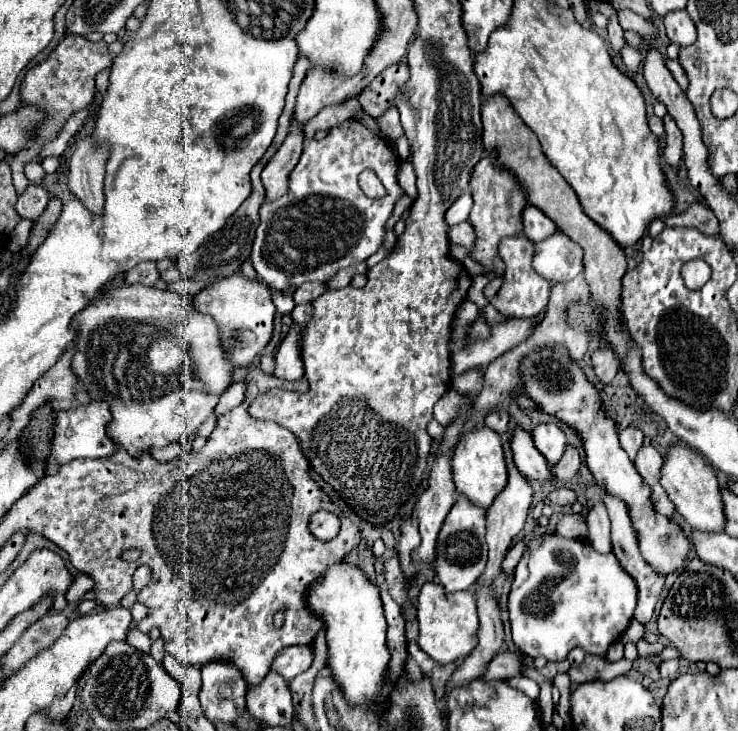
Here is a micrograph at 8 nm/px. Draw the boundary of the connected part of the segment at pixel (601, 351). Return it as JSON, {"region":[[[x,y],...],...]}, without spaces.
{"region":[[[598,347],[598,349],[592,351],[592,367],[594,367],[596,377],[604,385],[608,385],[614,379],[614,375],[618,373],[618,369],[620,369],[618,361],[614,359],[614,353],[610,349],[606,349],[606,347]]]}

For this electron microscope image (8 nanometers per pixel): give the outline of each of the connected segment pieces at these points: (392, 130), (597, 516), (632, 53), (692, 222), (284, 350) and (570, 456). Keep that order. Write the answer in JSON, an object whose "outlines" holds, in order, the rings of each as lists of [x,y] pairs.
{"outlines":[[[[390,107],[388,113],[384,113],[382,117],[376,119],[380,129],[382,129],[382,135],[386,135],[388,139],[398,139],[404,135],[404,129],[400,125],[400,113],[396,107]]],[[[598,503],[598,505],[594,505],[588,511],[586,525],[588,525],[586,541],[590,541],[590,545],[598,553],[610,553],[612,551],[612,543],[610,543],[610,519],[608,519],[604,503]]],[[[626,45],[626,47],[622,49],[622,61],[624,61],[624,65],[626,65],[628,73],[636,73],[636,71],[640,69],[642,55],[640,55],[640,51],[638,51],[638,49],[634,49],[634,47]]],[[[692,203],[686,207],[686,211],[678,215],[668,215],[664,219],[664,225],[668,227],[696,227],[698,231],[710,235],[718,233],[718,219],[714,217],[714,211],[704,203]]],[[[288,333],[286,339],[282,341],[280,349],[276,351],[276,369],[274,369],[274,375],[278,379],[300,381],[304,377],[304,369],[302,369],[302,359],[300,359],[296,337],[298,335]]],[[[568,445],[564,457],[554,465],[554,475],[560,481],[570,481],[576,475],[578,467],[580,467],[580,455],[578,455],[578,451],[572,445]]]]}

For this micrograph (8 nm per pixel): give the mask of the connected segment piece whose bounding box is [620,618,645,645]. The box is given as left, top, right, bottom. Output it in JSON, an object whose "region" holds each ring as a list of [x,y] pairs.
{"region":[[[632,618],[628,629],[624,632],[624,635],[620,638],[620,642],[626,645],[628,642],[637,642],[642,639],[644,633],[644,625]]]}

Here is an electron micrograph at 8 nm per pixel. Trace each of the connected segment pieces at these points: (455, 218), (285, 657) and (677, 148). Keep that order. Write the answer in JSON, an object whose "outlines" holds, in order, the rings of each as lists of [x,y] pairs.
{"outlines":[[[[464,191],[464,195],[458,197],[454,201],[454,205],[446,211],[446,223],[458,225],[458,223],[466,221],[470,215],[470,209],[472,209],[472,197],[470,197],[470,191]]],[[[294,645],[294,647],[280,649],[276,659],[272,661],[270,673],[282,675],[282,679],[290,681],[296,675],[304,673],[310,667],[310,663],[312,663],[312,649],[308,645],[304,645],[304,647]]],[[[670,115],[664,117],[664,127],[666,127],[666,145],[662,151],[662,159],[670,167],[680,167],[682,165],[682,133]]]]}

